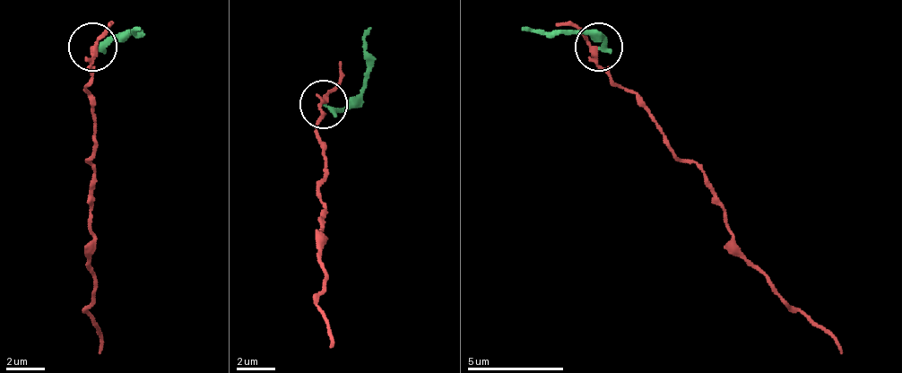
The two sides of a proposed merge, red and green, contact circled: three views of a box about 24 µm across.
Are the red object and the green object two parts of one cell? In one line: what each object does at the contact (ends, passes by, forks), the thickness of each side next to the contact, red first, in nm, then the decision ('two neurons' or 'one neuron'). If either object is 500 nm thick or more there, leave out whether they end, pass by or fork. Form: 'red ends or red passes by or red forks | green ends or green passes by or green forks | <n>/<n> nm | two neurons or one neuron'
red passes by | green ends | 240/280 nm | two neurons

